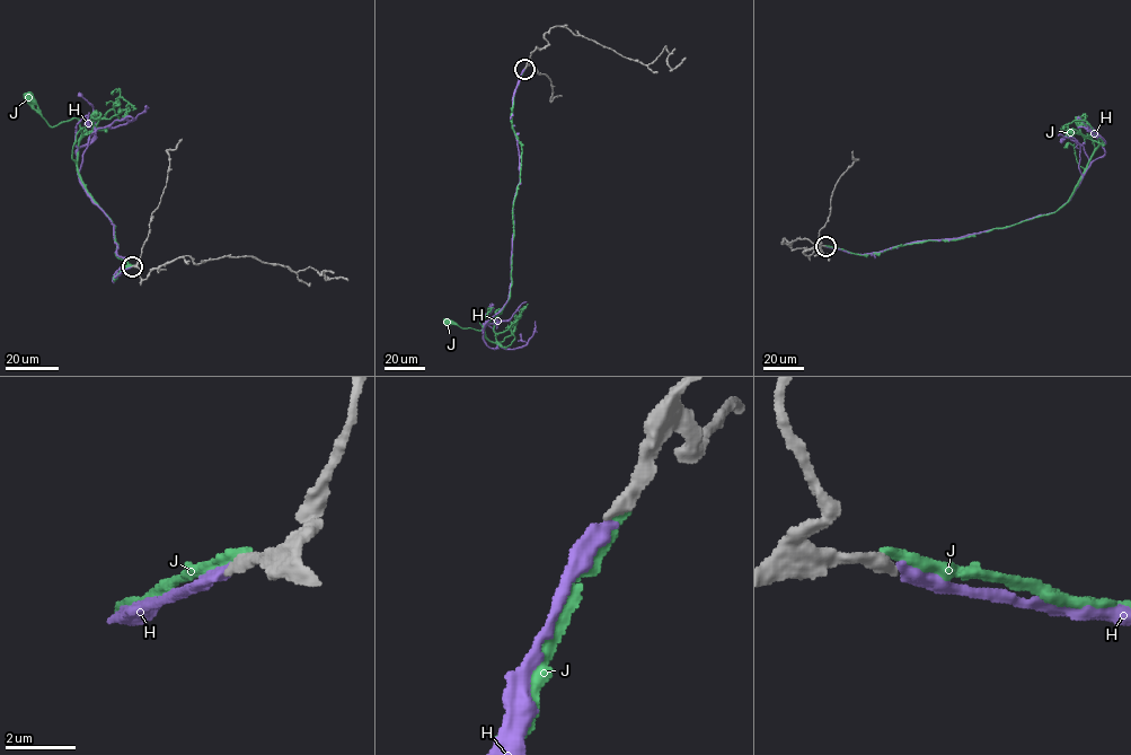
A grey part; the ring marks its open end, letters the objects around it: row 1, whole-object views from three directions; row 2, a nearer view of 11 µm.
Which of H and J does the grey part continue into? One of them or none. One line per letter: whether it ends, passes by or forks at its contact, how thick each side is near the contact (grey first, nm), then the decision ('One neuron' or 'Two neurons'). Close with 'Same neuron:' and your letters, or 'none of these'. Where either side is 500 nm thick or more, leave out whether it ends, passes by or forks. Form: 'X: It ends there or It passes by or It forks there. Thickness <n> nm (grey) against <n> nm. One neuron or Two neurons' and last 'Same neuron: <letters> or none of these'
H: It ends there. Thickness 400 nm (grey) against 360 nm. One neuron
J: It ends there. Thickness 460 nm (grey) against 360 nm. Two neurons
Same neuron: H

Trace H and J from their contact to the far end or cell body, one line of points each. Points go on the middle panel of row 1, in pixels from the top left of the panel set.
H: (524, 69), (511, 115), (519, 159), (511, 281), (484, 340), (492, 349), (523, 347), (535, 321)
J: (526, 68), (511, 114), (522, 151), (513, 208), (510, 298), (484, 325), (487, 338), (483, 331), (448, 323)

